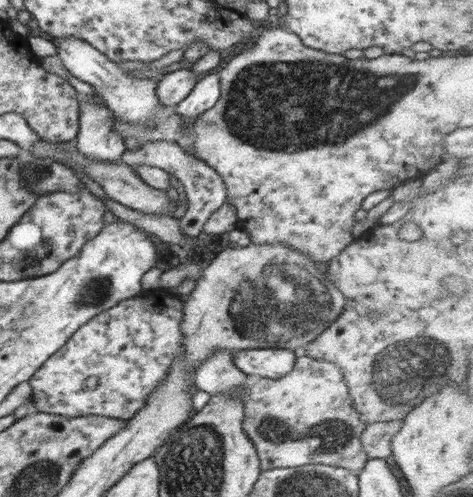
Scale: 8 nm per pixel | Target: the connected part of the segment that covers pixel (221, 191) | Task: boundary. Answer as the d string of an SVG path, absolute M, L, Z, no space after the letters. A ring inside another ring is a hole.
M165 140L144 142L136 151L126 150L121 156L121 162L132 166L148 165L164 169L166 172L172 173L182 183L189 205L184 216L179 218L179 225L188 238L196 238L203 231L203 226L211 214L227 200L227 186L224 184L223 178L204 161L188 154L178 143Z

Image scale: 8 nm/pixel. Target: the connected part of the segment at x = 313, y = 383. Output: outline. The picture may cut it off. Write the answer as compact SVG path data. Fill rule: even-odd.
M309 356L298 357L294 370L284 378L253 379L244 400L244 432L253 442L260 460L260 468L267 471L273 468L300 467L305 464L324 464L348 469L357 473L364 468L368 455L362 449L360 435L367 426L354 409L353 398L348 396L349 387L344 382L344 373L337 364Z

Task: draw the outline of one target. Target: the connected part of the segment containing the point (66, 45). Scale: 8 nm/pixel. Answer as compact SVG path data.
M71 36L58 39L57 55L61 58L64 68L73 77L82 80L82 82L88 82L95 88L95 94L103 98L105 106L110 108L116 117L122 117L125 121L144 121L145 126L148 125L148 120L151 121L162 107L166 107L159 102L156 94L157 84L162 76L176 70L189 70L194 65L183 59L163 68L163 72L156 77L132 79L132 77L128 77L128 73L124 73L119 68L118 64L108 60L91 44Z

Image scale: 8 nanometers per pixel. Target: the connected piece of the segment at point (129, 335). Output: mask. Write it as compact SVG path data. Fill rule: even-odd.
M160 288L141 292L122 300L84 324L29 378L32 387L31 410L76 418L96 415L123 421L132 418L146 405L148 396L162 384L167 372L183 356L182 330L184 302L180 296Z

